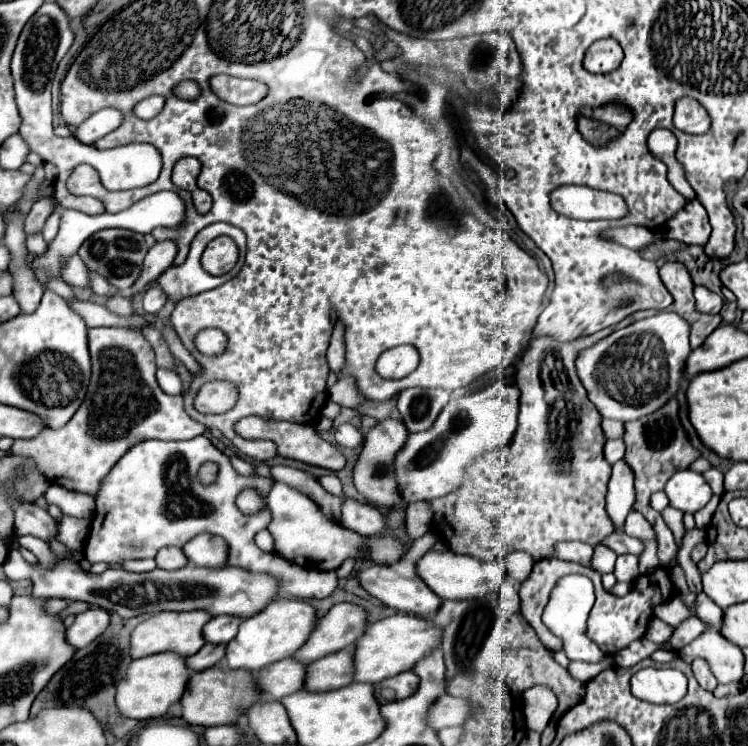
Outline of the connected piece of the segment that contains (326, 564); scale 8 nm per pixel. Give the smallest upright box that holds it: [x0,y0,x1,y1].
[265,482,403,570]

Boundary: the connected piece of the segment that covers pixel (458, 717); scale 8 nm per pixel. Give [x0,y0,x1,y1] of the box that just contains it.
[427,694,471,730]

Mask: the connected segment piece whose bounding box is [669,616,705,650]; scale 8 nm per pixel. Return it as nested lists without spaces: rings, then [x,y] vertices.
[[[689,616],[687,620],[683,620],[683,622],[675,628],[675,632],[671,634],[669,644],[679,650],[681,646],[687,646],[693,638],[697,638],[701,632],[705,632],[705,624],[703,624],[699,618]]]

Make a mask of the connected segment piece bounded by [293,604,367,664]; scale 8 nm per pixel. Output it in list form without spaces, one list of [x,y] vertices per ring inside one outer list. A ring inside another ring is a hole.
[[[335,604],[323,618],[317,620],[311,636],[293,654],[295,660],[311,664],[327,654],[351,648],[357,638],[365,632],[365,610],[355,604]]]

